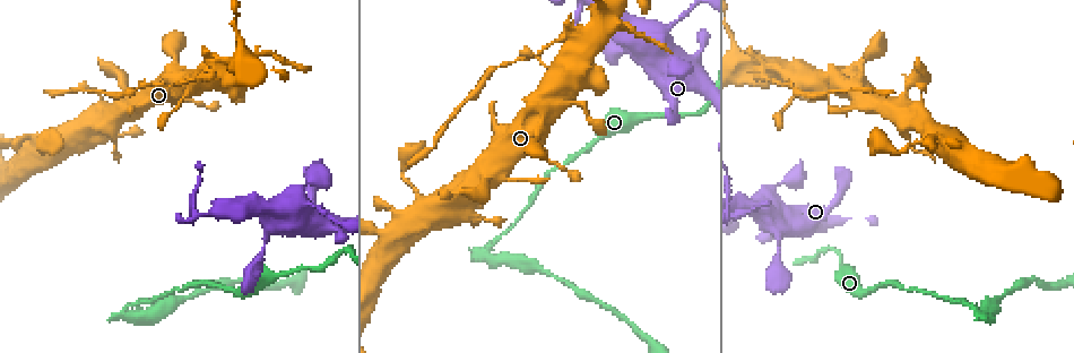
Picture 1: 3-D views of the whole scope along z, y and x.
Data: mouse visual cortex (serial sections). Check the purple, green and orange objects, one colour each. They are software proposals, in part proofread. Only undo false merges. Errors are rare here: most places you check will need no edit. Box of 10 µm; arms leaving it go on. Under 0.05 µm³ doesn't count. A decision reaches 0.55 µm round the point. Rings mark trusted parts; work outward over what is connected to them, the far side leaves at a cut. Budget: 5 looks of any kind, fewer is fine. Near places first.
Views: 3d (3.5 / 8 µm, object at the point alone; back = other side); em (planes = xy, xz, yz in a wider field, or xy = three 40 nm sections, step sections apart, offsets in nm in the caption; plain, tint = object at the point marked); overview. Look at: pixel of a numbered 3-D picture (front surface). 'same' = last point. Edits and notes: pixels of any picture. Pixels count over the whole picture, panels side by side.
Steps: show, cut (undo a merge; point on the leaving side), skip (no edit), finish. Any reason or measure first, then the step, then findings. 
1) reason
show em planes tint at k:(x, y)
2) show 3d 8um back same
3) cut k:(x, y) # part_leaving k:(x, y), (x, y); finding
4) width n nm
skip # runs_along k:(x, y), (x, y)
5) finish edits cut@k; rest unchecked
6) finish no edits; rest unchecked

thin arm on a thick one
show 3d 3.5um at 1:(124, 100)

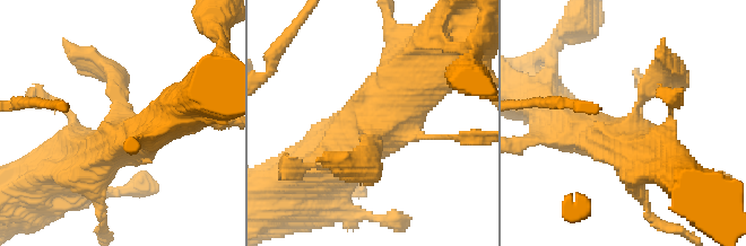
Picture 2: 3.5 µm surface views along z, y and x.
show em xy step 2 tint at 2:(120, 119)

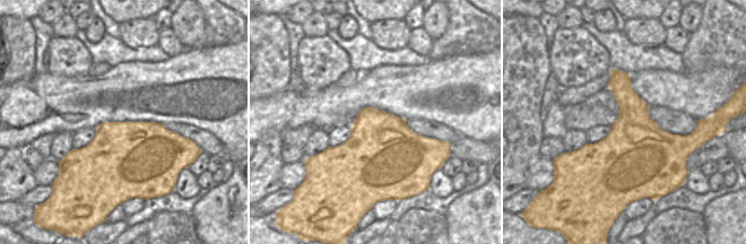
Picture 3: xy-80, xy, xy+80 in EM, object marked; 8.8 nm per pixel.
skip # runs_along 2:(398, 103), (336, 158), (286, 193); all the same cell

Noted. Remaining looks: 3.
thick turns thin
show 3d 3.5um at 1:(992, 315)

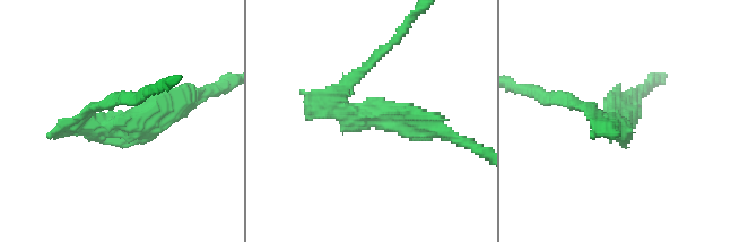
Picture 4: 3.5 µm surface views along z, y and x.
now the EM
show em xy step 2 tint at 4:(107, 125)

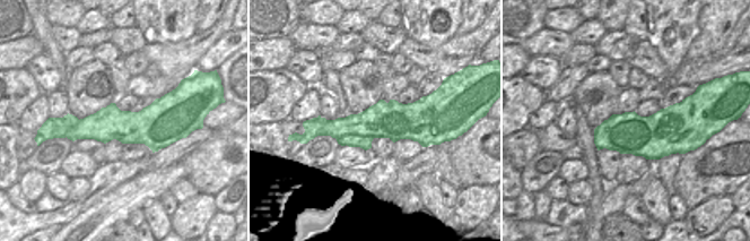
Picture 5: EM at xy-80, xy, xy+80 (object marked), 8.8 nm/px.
cut 4:(386, 115) # part_leaving 4:(338, 111), (435, 124); two cells meet here

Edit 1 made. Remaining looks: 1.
finish edits cut@4; rest unchecked

